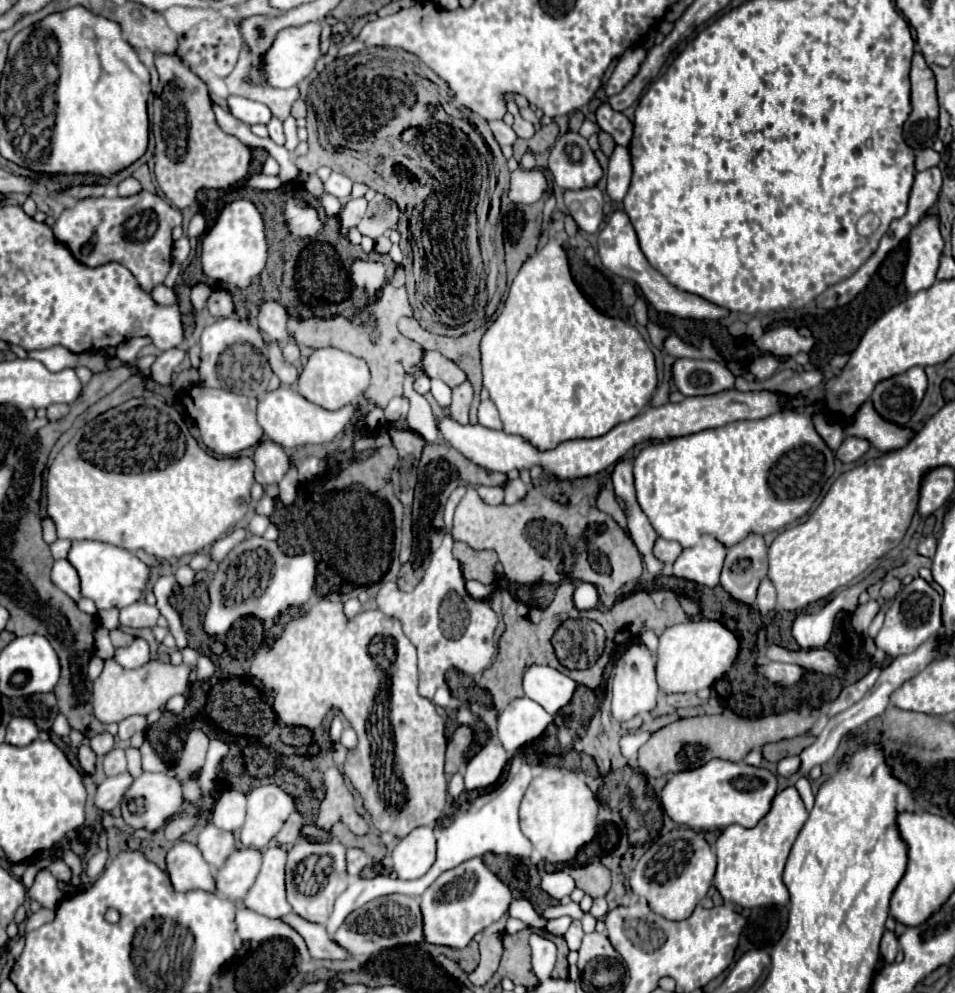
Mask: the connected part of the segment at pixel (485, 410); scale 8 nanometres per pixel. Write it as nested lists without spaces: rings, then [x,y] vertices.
[[[484,400],[478,408],[478,422],[486,428],[494,428],[494,430],[502,430],[502,420],[498,416],[498,410],[494,406],[492,400]]]

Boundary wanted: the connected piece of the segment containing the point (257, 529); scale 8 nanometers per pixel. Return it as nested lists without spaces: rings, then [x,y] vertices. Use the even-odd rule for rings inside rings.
[[[256,514],[252,520],[250,520],[250,532],[252,534],[264,534],[264,530],[266,530],[266,526],[270,524],[270,520],[268,520],[268,516],[262,516],[262,514]]]

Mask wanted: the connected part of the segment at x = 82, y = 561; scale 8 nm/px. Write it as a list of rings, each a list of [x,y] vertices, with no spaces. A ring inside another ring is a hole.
[[[80,540],[74,542],[68,552],[68,562],[76,568],[82,584],[82,596],[96,602],[98,610],[106,608],[124,608],[140,600],[142,592],[146,590],[148,580],[148,566],[136,558],[136,554],[122,550],[118,546],[96,542],[96,540]]]

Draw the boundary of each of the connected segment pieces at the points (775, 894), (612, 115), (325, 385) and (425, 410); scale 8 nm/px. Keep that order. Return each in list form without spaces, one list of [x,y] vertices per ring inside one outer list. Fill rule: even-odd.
[[[788,786],[776,794],[770,812],[754,828],[744,828],[740,824],[728,826],[716,842],[718,868],[714,876],[714,886],[718,888],[720,896],[744,908],[772,906],[772,904],[784,906],[790,900],[788,888],[782,882],[784,864],[806,820],[808,812],[804,808],[798,790],[794,786]]]
[[[608,102],[600,104],[600,108],[596,110],[596,122],[600,126],[600,130],[608,132],[616,144],[628,146],[630,138],[632,138],[632,124],[628,122],[628,118],[620,112],[614,112]]]
[[[318,348],[310,354],[302,374],[298,376],[298,392],[326,408],[326,410],[338,410],[350,402],[354,402],[370,384],[370,372],[368,372],[368,364],[362,360],[362,358],[356,358],[344,350],[338,350],[338,348]]]
[[[406,392],[406,398],[410,402],[410,412],[406,418],[408,428],[418,432],[428,444],[434,444],[434,440],[438,440],[438,430],[434,424],[434,414],[430,410],[430,404],[418,392]]]

